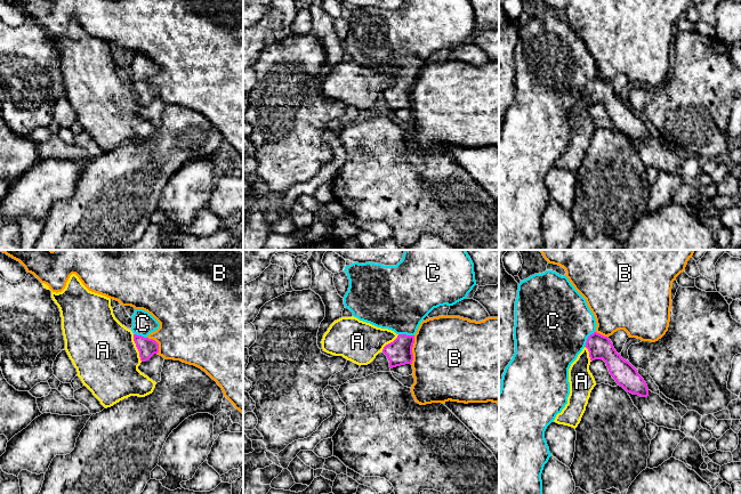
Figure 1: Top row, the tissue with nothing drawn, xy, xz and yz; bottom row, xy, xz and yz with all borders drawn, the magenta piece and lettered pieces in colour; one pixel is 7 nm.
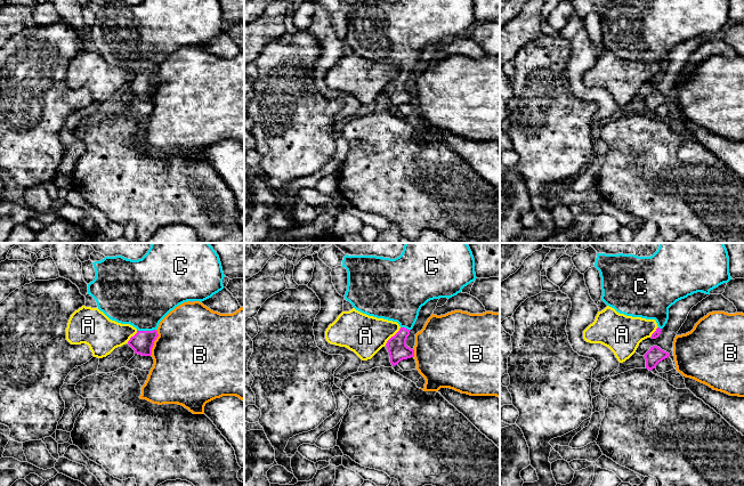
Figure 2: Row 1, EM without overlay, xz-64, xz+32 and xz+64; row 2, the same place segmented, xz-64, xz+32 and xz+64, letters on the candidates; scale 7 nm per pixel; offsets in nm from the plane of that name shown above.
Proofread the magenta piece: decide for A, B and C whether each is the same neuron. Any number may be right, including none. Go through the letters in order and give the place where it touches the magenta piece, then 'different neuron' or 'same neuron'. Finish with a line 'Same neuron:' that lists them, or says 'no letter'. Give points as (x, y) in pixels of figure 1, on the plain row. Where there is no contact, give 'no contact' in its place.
A: contact xy (137, 92); different neuron
B: contact xz (411, 95); different neuron
C: contact yz (587, 83); same neuron
Same neuron: C

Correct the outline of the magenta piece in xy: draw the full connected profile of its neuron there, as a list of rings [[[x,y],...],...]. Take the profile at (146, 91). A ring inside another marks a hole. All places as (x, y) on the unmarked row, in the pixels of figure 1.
[[[135,54],[131,63],[134,86],[139,96],[140,105],[146,106],[159,97],[159,88],[153,83],[148,83],[147,80],[156,75],[160,72],[160,67],[143,54]]]

